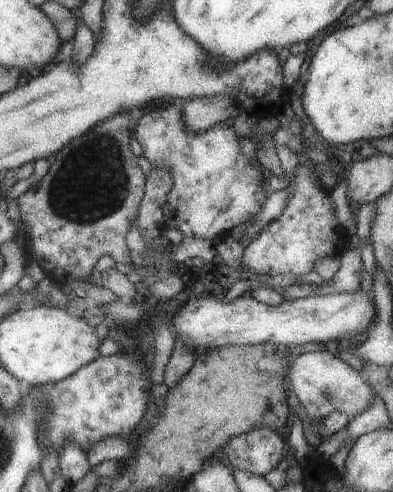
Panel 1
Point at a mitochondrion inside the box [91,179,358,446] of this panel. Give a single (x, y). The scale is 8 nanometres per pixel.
(326, 397)

